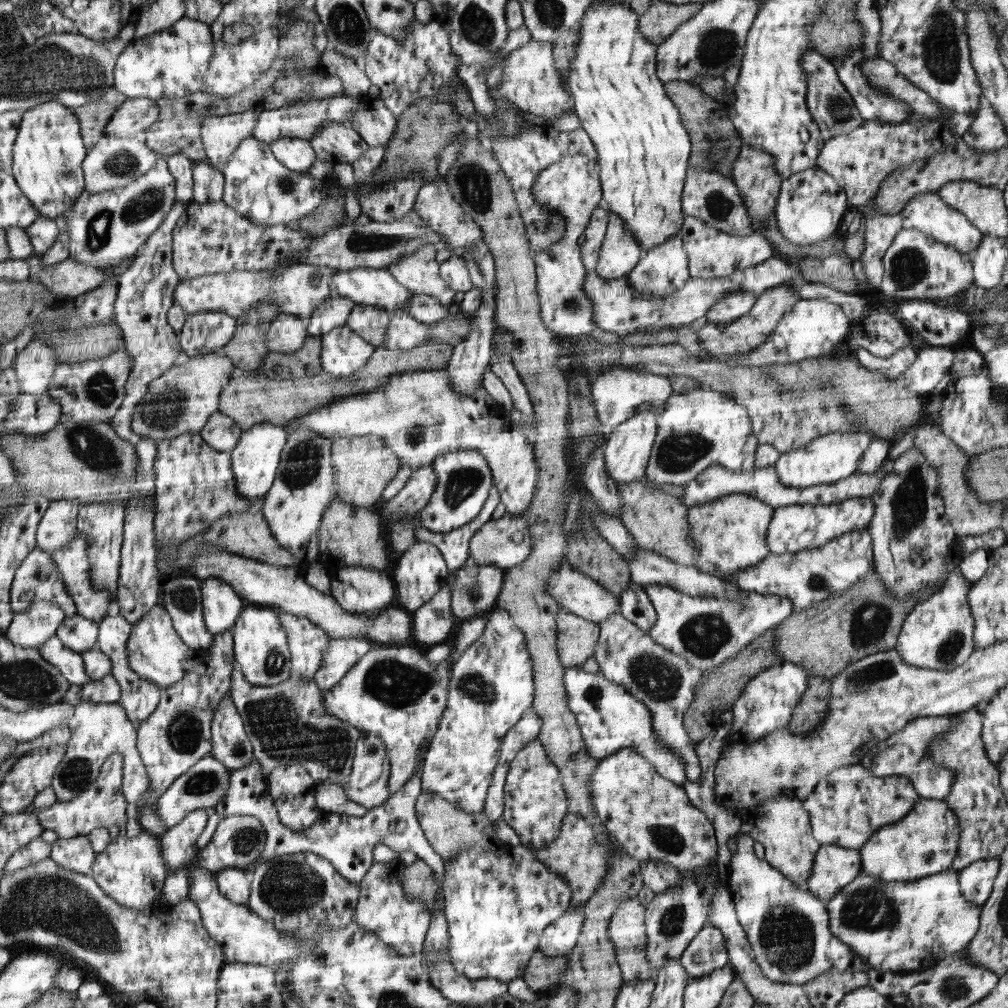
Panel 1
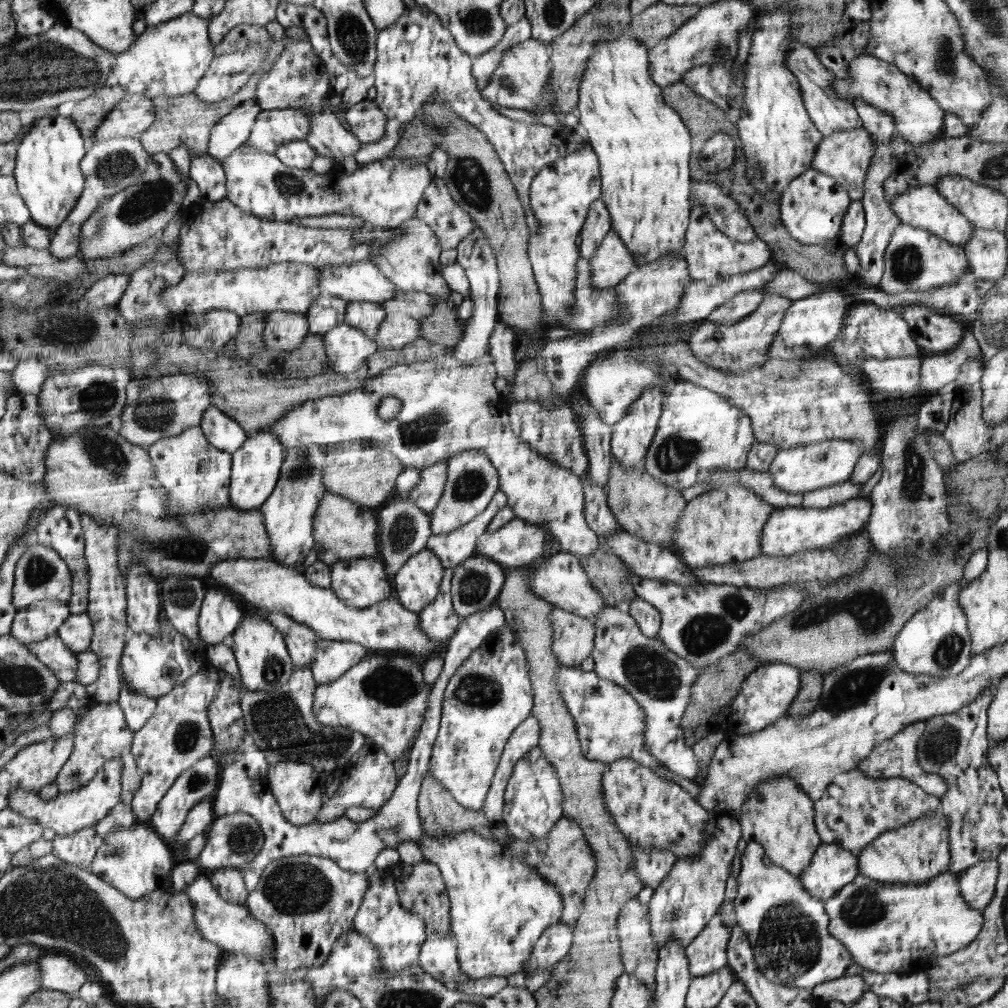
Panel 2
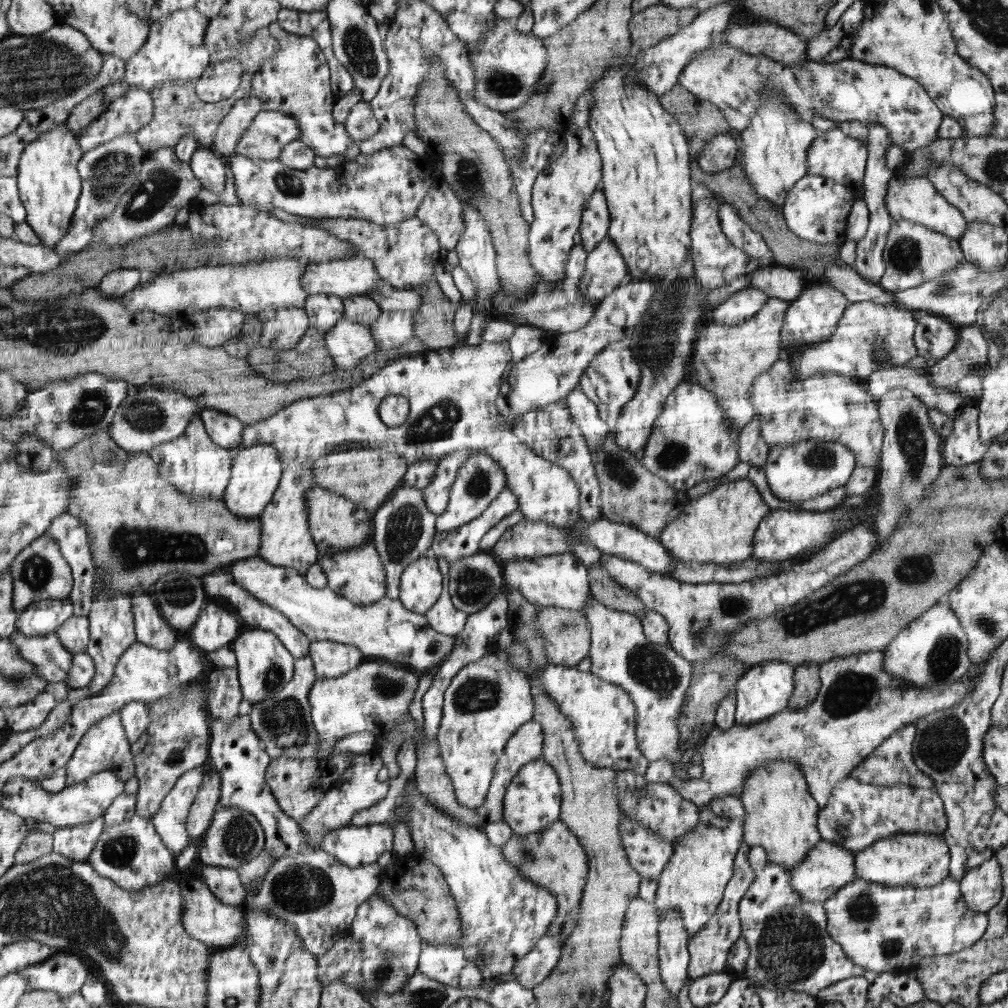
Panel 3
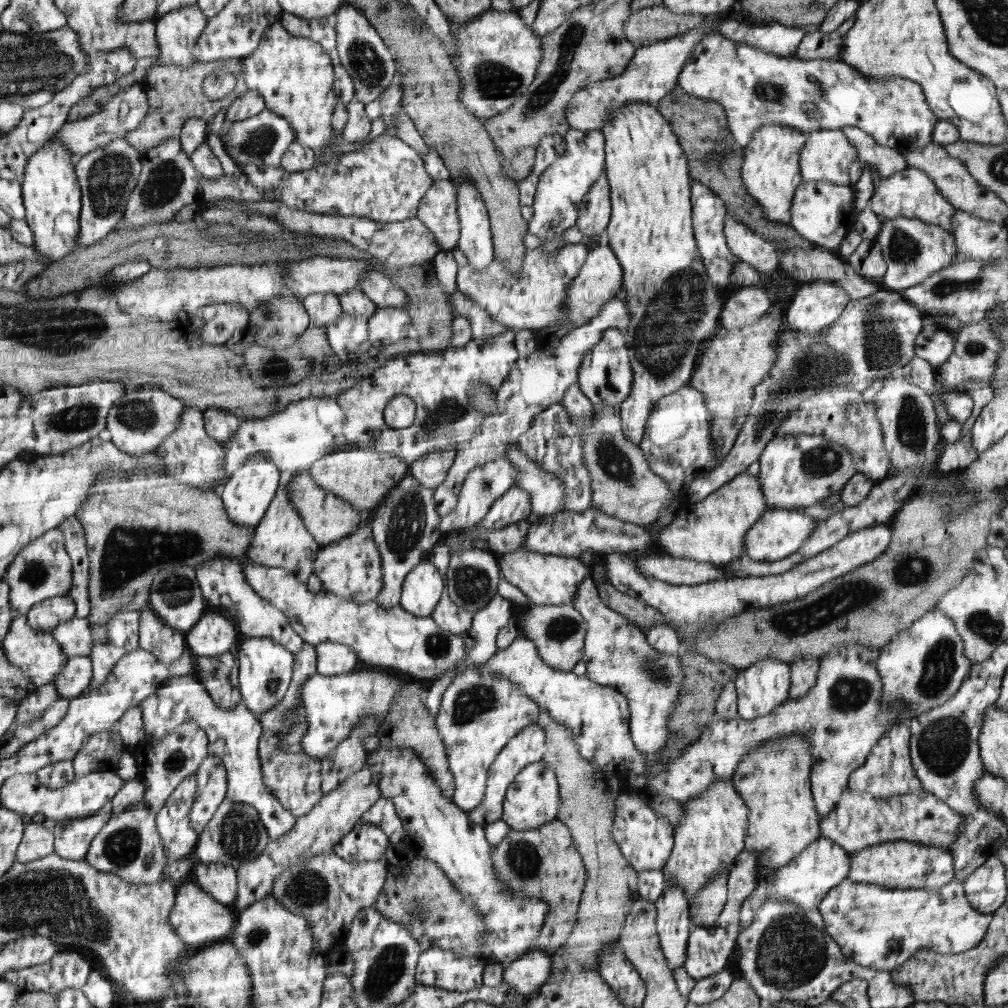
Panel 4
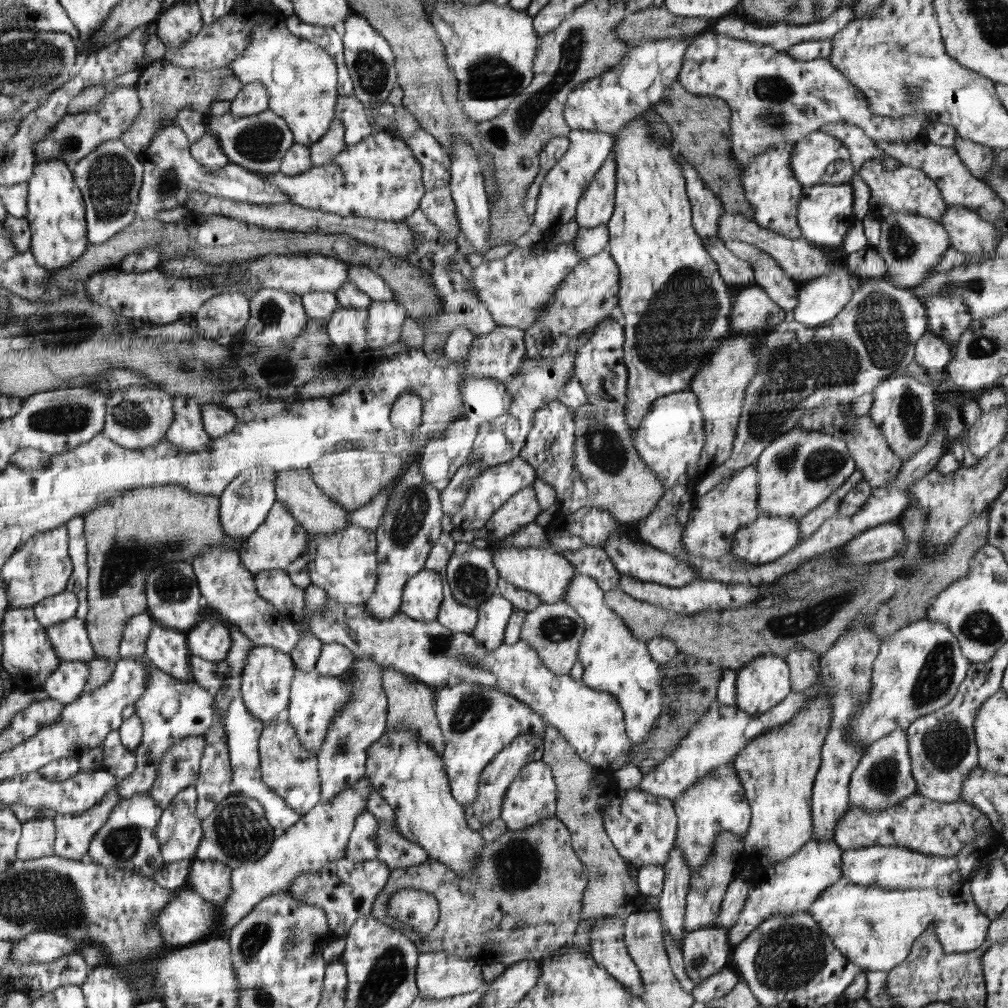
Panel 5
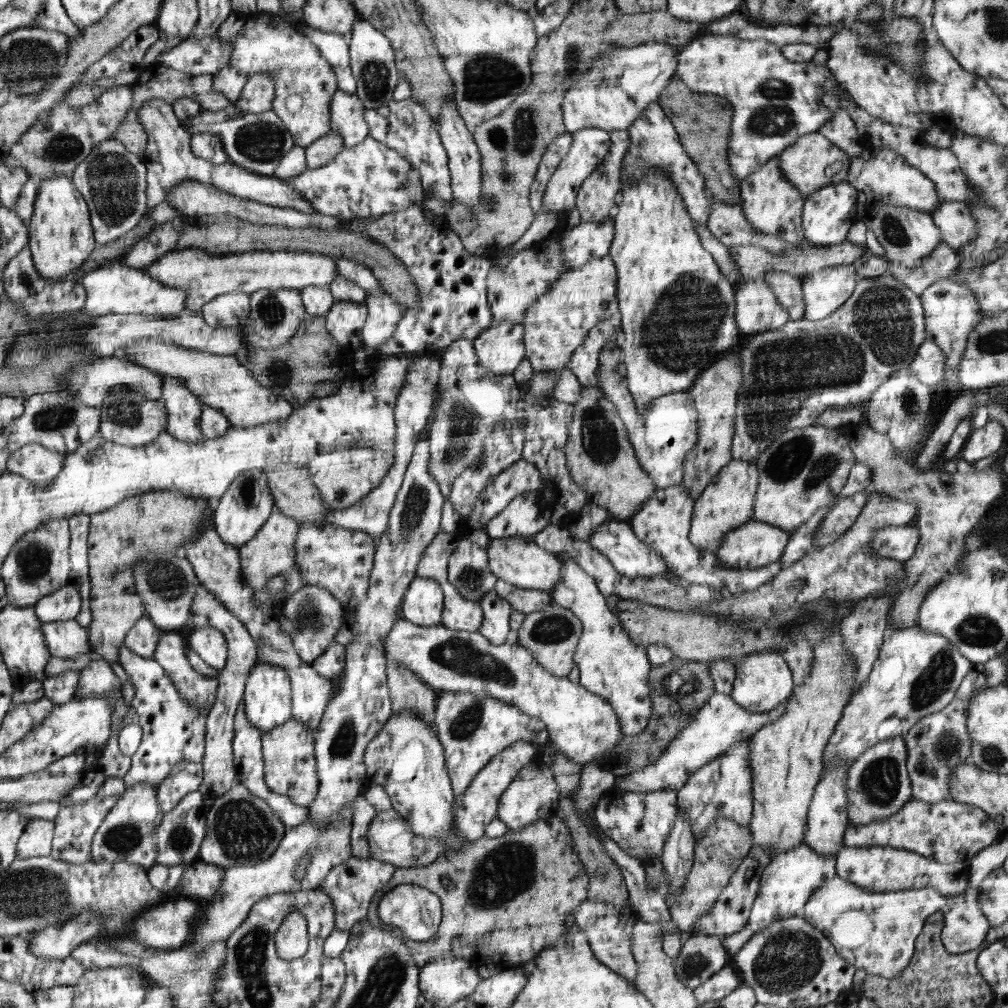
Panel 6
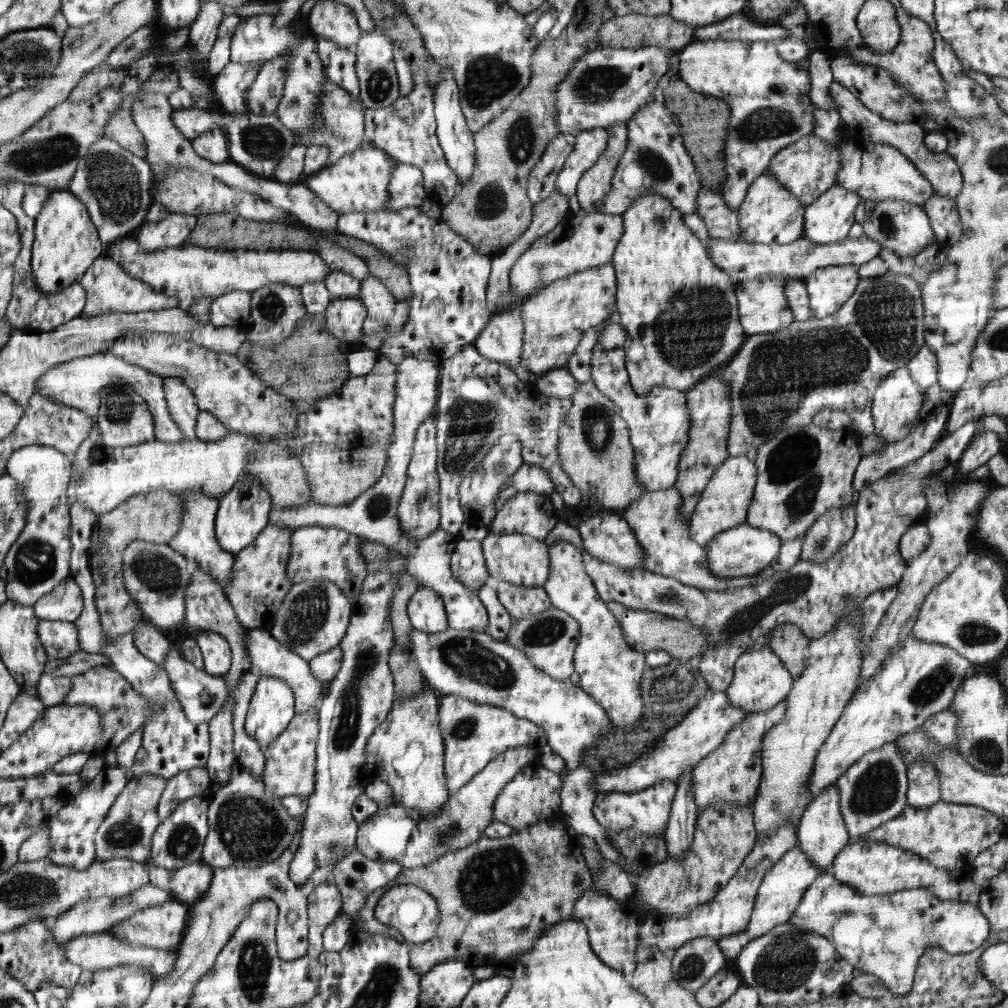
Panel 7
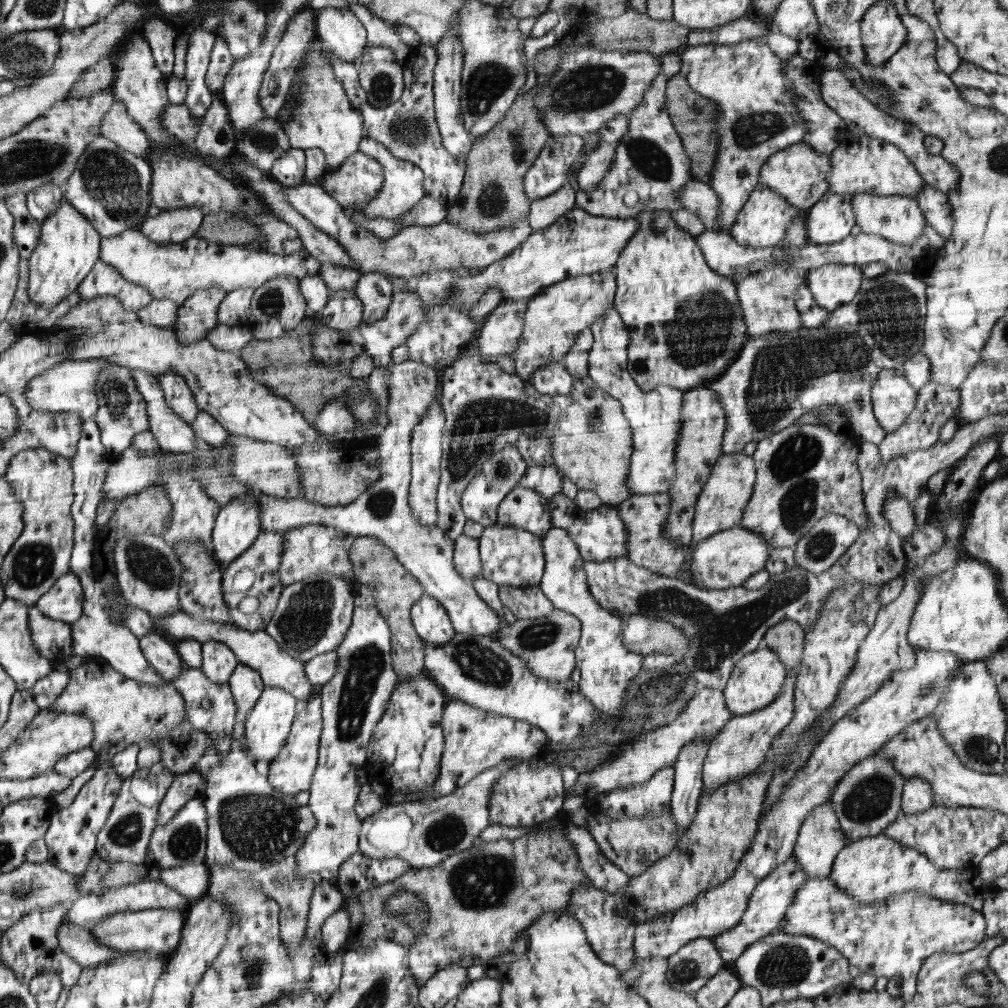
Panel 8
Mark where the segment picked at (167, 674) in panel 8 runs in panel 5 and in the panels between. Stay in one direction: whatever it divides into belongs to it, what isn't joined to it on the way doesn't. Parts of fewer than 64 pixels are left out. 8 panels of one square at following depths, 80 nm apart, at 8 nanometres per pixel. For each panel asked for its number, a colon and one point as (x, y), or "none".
5: (135, 633)
6: (143, 638)
7: (148, 640)

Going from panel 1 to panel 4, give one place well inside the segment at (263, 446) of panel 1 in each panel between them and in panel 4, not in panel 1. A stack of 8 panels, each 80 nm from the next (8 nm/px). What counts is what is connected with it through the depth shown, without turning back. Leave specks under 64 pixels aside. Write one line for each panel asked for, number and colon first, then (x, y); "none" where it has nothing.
2: (256, 468)
3: (257, 471)
4: (247, 494)

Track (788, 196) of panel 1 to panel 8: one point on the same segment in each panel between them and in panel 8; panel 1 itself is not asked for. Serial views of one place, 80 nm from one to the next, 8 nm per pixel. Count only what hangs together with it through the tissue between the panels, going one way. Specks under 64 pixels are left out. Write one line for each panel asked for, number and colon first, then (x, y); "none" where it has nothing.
2: (812, 208)
3: (817, 208)
4: (821, 212)
5: (825, 213)
6: (828, 213)
7: (828, 218)
8: (831, 219)

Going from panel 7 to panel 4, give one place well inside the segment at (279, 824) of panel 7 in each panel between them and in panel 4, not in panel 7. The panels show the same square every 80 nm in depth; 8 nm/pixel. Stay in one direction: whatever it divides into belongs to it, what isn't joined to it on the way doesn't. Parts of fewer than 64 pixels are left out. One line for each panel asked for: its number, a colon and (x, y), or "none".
4: (235, 835)
5: (237, 833)
6: (242, 830)

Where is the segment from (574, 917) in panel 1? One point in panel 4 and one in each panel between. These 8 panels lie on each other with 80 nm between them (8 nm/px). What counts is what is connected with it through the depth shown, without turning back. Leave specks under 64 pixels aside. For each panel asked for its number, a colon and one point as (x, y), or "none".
2: (555, 943)
3: (531, 970)
4: (525, 975)

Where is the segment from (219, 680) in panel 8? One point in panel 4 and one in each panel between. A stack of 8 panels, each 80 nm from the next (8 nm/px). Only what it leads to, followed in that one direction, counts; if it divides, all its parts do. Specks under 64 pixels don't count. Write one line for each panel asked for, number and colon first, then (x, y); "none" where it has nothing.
4: (214, 634)
5: (211, 640)
6: (213, 647)
7: (216, 650)

